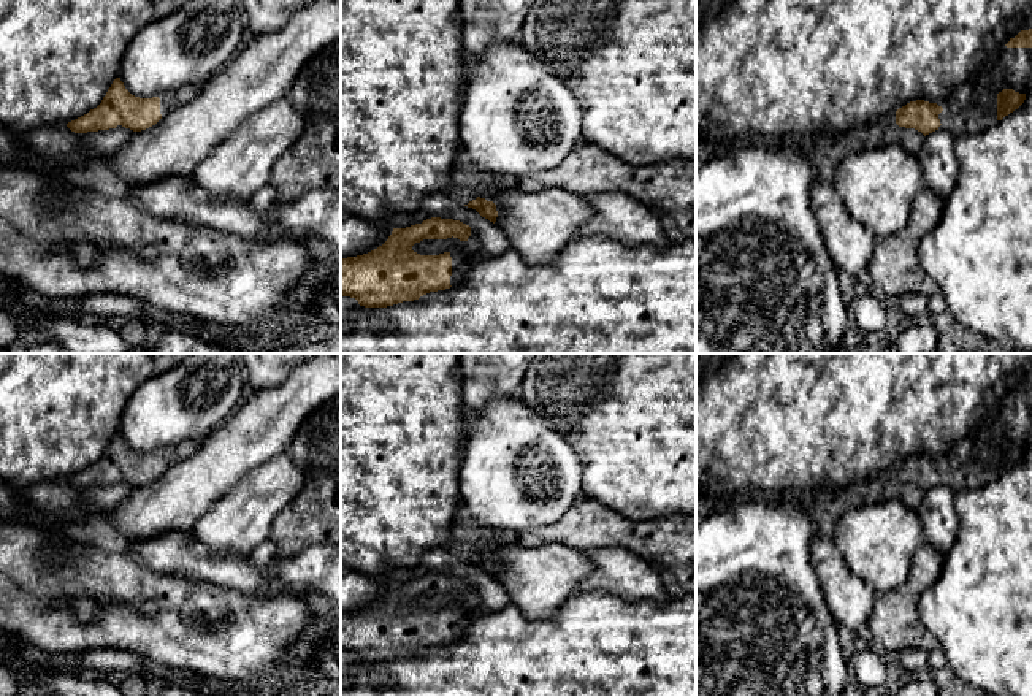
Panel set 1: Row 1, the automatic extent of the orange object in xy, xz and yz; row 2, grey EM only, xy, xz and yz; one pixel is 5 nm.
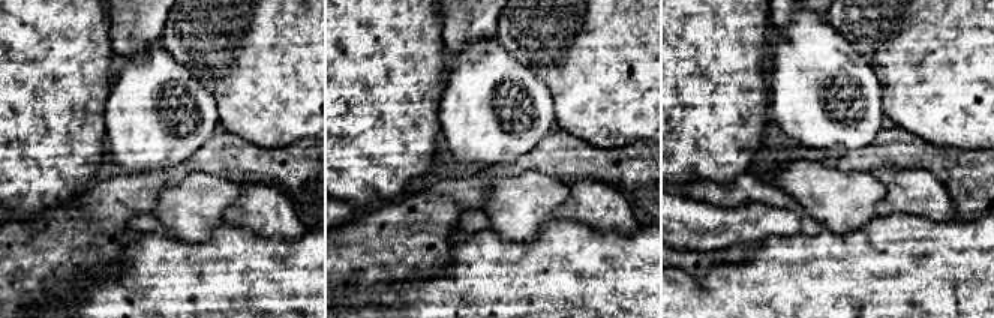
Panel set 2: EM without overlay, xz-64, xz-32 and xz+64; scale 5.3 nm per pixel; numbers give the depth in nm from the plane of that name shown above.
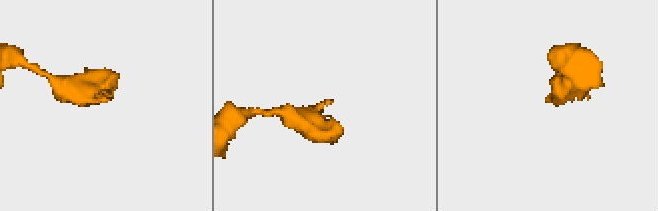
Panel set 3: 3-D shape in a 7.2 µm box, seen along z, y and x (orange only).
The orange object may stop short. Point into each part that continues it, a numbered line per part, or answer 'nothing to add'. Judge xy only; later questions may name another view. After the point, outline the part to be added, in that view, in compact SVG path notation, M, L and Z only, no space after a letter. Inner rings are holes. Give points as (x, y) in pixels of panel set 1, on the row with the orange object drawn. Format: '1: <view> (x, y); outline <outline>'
1: xy (186, 94); outline M184 86L174 90L173 95L163 94L160 97L160 114L168 114L173 108L192 101L198 95L198 86Z

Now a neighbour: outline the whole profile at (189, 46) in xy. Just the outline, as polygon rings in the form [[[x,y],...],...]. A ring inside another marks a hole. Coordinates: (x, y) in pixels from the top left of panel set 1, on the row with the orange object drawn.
[[[192,0],[141,29],[124,54],[119,78],[140,98],[201,86],[236,55],[246,38],[239,5]]]

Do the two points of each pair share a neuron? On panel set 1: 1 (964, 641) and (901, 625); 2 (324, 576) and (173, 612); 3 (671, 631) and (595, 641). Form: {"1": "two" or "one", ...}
{"1": "two", "2": "two", "3": "one"}

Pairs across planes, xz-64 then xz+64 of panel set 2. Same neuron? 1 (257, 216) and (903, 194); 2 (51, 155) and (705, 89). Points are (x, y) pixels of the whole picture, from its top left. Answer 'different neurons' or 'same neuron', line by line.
1: same neuron
2: same neuron

